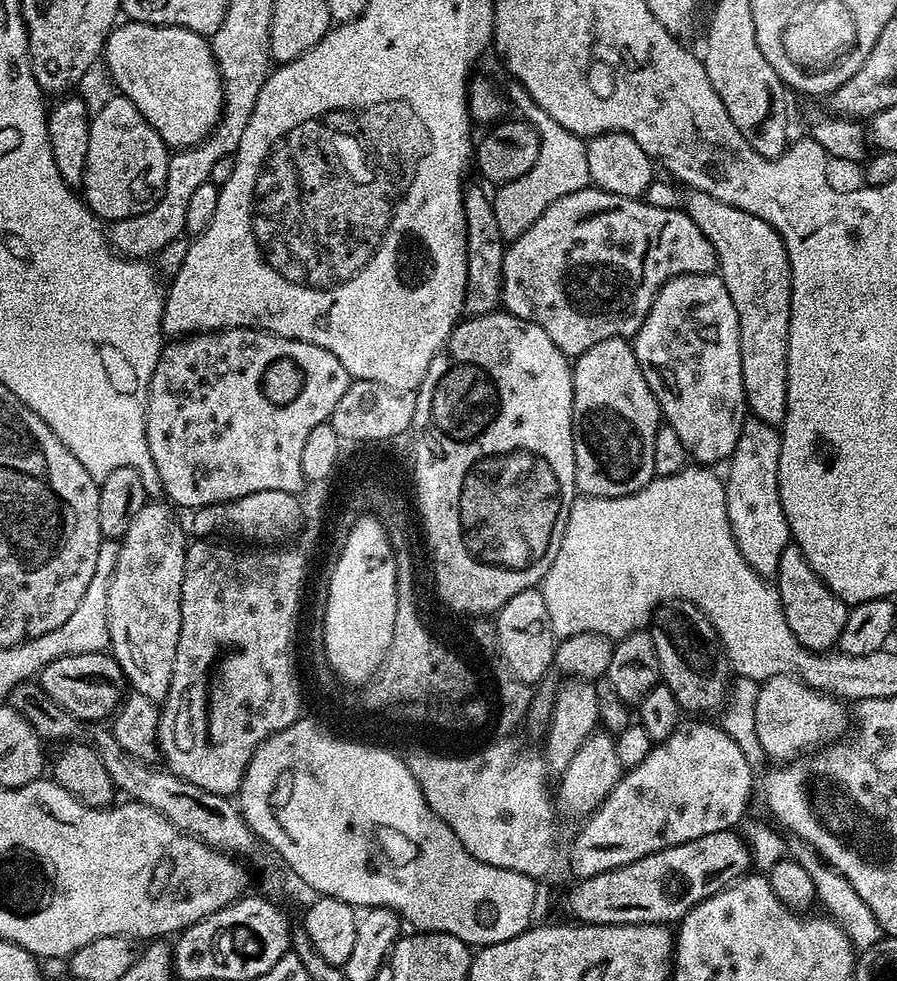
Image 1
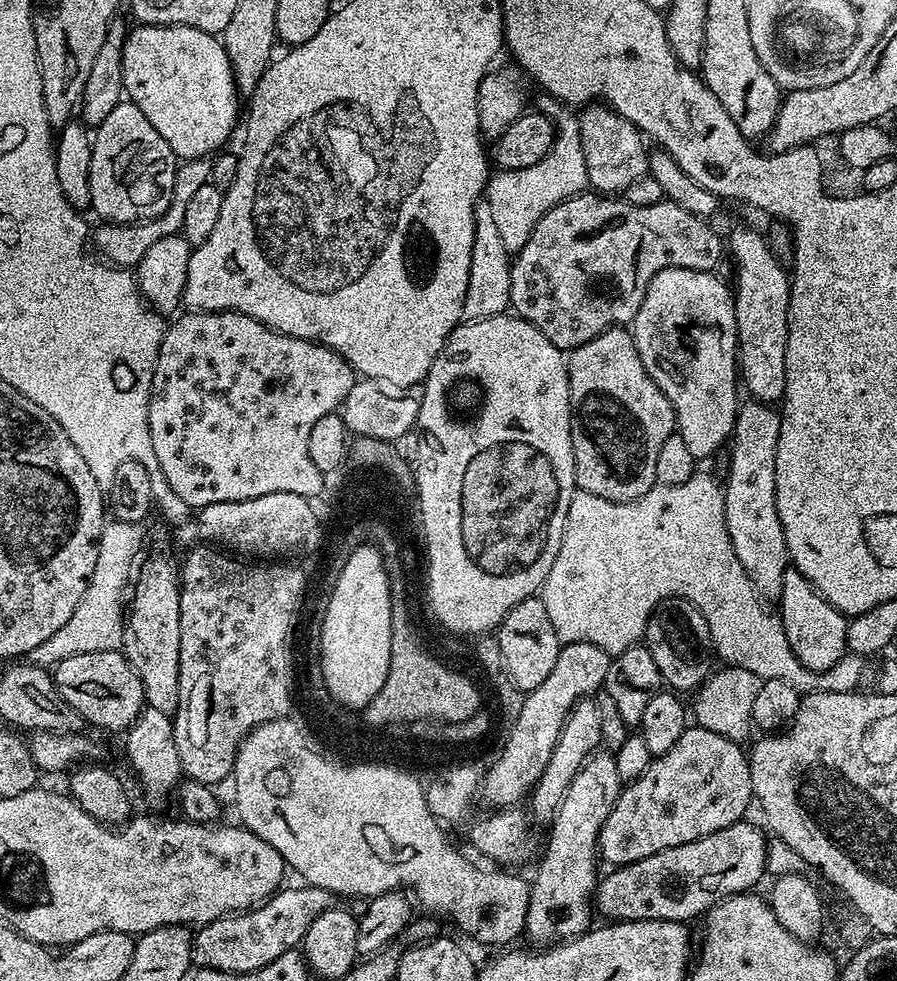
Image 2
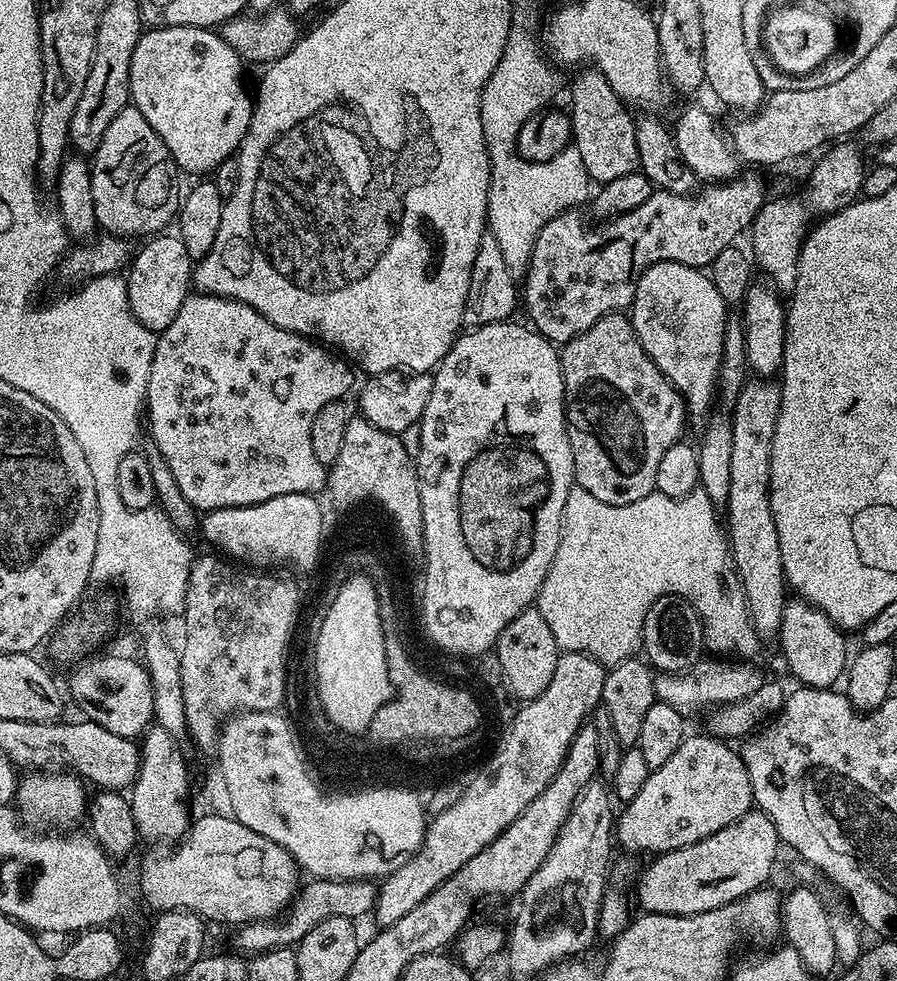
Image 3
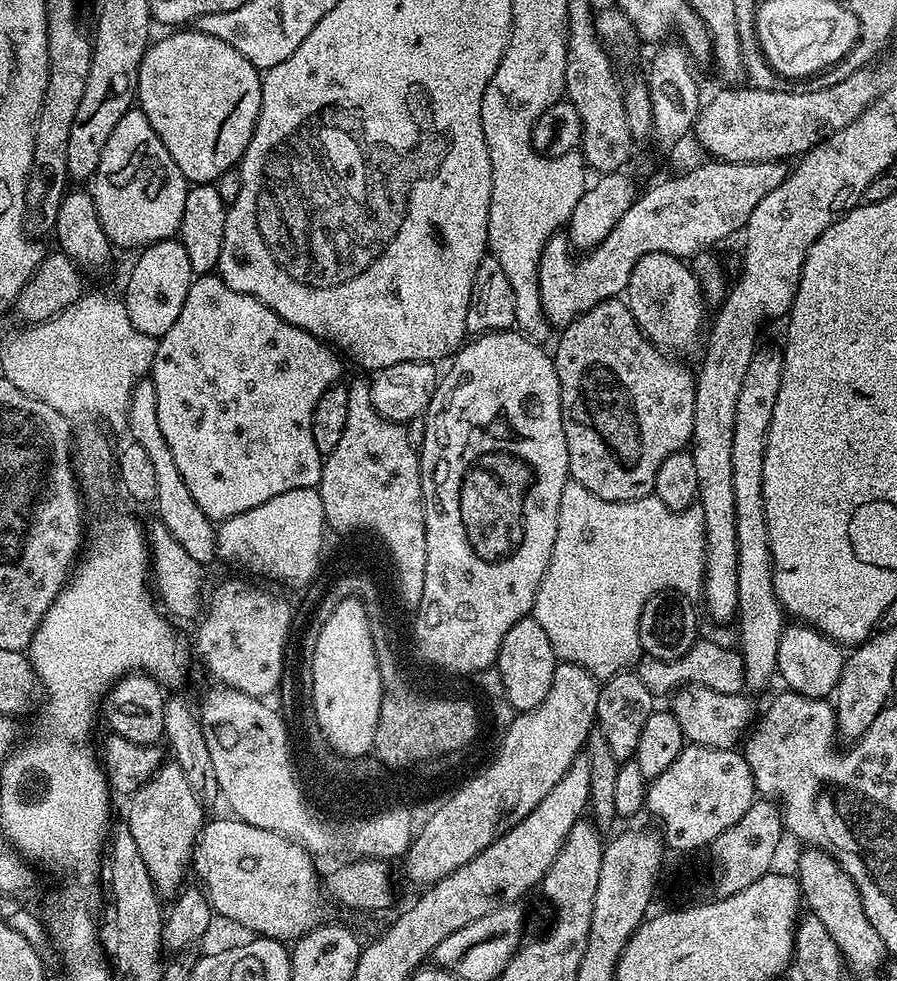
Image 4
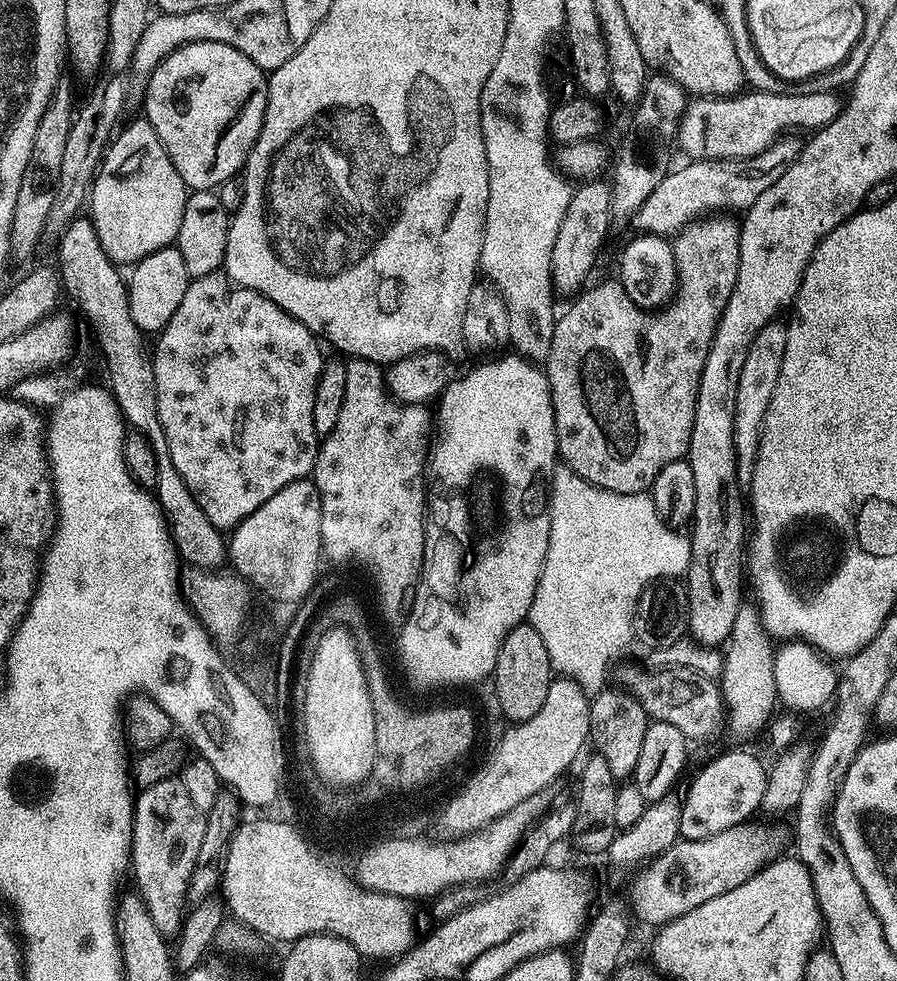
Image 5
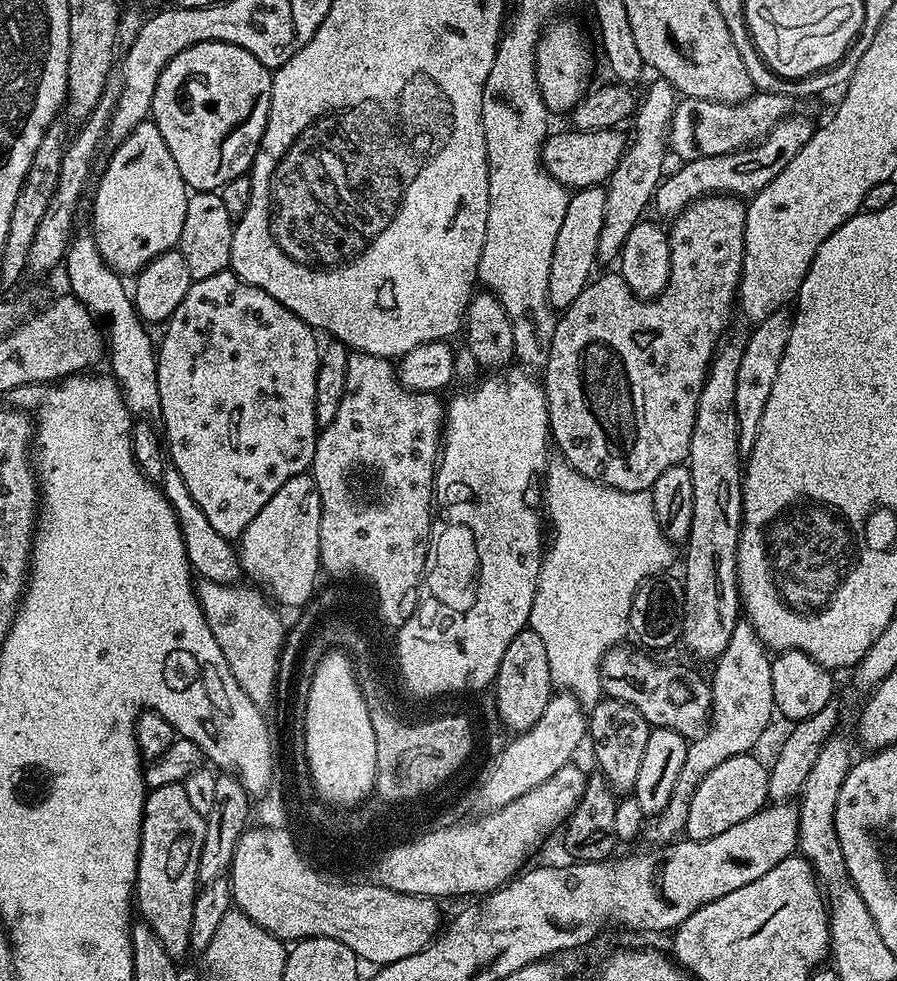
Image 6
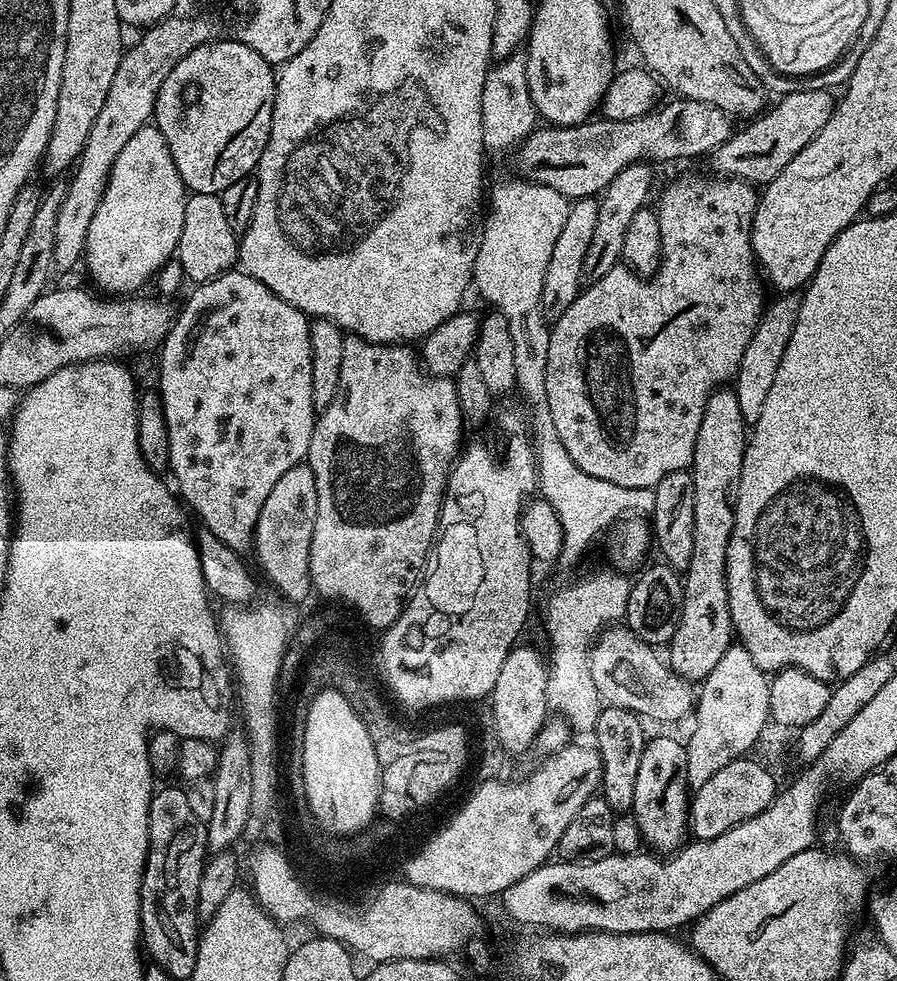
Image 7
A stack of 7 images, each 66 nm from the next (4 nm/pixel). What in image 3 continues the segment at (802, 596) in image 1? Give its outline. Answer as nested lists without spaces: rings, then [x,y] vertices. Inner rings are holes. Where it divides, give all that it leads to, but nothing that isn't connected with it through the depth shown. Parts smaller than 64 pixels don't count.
[[[799,598],[789,599],[785,603],[778,641],[793,678],[803,687],[832,688],[835,680],[839,681],[845,675],[850,663],[850,651],[844,636],[845,633],[814,605]]]

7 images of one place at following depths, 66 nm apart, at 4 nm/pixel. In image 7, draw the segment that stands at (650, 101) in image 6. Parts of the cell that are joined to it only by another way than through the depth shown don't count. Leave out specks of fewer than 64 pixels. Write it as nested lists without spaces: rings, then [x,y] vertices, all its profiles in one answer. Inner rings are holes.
[[[648,162],[631,164],[617,174],[614,182],[606,186],[598,199],[598,223],[594,226],[594,235],[590,247],[586,250],[586,262],[582,262],[582,281],[585,285],[598,282],[602,274],[606,274],[615,264],[621,263],[626,242],[626,229],[638,210],[642,210],[649,203],[648,195],[652,192],[652,168]]]

